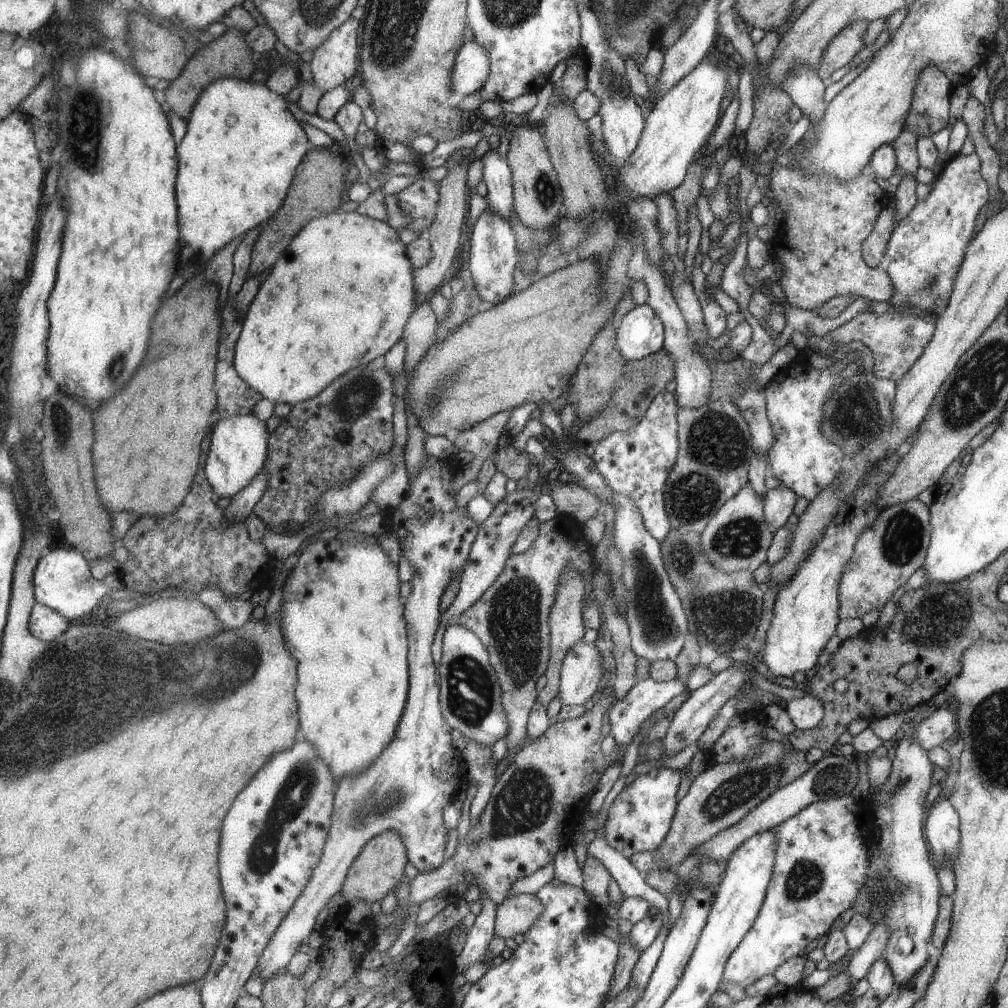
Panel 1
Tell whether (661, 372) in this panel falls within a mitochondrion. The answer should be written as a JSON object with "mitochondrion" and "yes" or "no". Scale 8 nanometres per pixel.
{"mitochondrion":"no"}

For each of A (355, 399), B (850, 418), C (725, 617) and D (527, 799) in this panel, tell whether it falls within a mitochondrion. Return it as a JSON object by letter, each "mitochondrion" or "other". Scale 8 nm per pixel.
{"A":"mitochondrion","B":"mitochondrion","C":"mitochondrion","D":"mitochondrion"}

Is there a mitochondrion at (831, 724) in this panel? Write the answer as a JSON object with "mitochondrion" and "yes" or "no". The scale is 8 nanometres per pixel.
{"mitochondrion":"no"}

